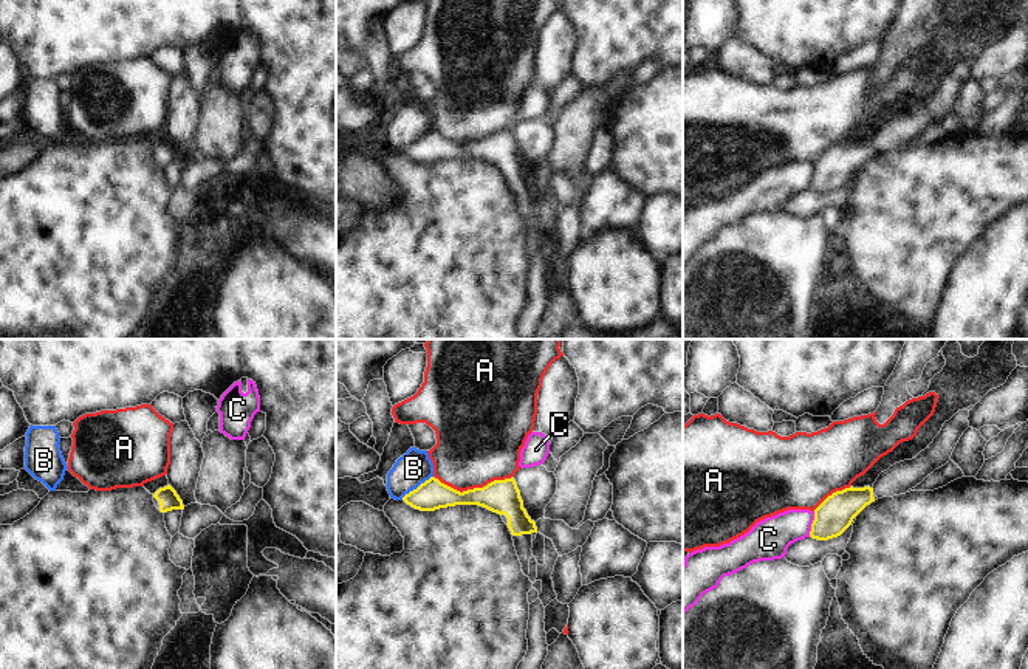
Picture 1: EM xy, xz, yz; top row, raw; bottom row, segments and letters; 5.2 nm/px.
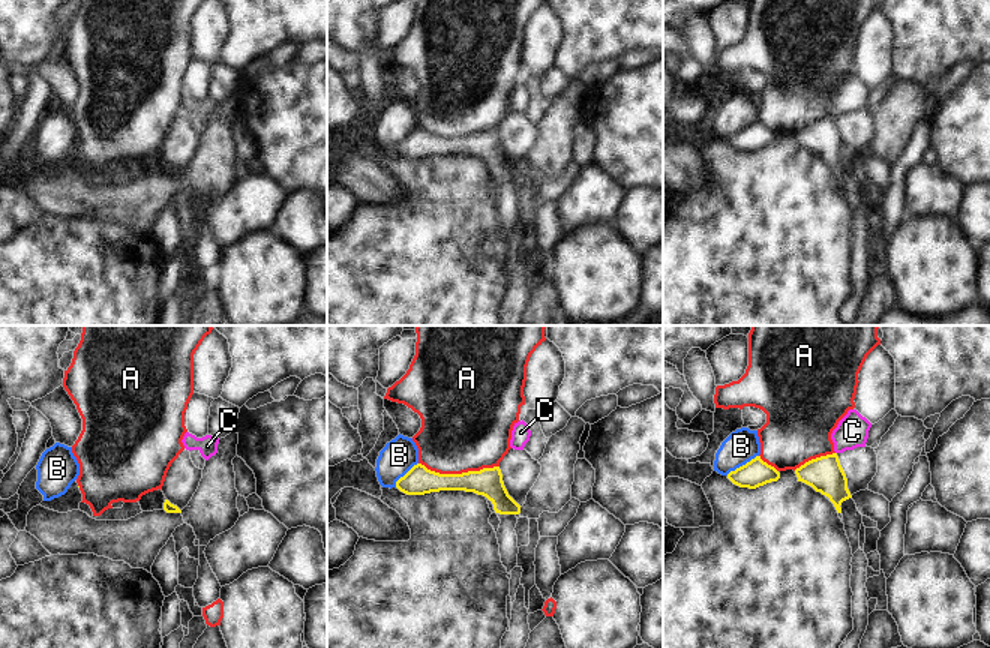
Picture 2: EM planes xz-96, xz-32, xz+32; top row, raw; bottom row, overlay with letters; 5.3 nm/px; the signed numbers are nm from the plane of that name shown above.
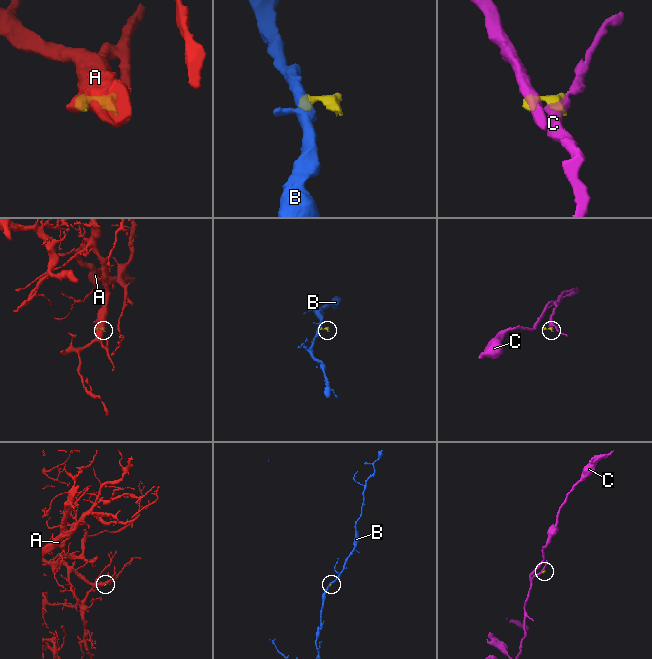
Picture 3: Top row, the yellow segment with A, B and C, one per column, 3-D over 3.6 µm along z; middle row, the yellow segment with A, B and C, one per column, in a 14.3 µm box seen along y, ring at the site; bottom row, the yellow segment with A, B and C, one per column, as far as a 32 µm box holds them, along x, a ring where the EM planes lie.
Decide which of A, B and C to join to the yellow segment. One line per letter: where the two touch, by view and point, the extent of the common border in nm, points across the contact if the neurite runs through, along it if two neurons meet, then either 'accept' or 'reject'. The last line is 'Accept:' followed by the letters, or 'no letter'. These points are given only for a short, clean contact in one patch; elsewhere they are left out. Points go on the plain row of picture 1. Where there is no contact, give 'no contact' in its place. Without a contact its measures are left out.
A: contact xz (474, 141); length 420 nm; border xz (434, 129), (460, 144), (482, 141), (494, 133), (513, 130); reject
B: contact xz (418, 140); length 200 nm; border xz (432, 129), (401, 152); reject
C: contact yz (812, 177); length 140 nm; border yz (815, 164), (808, 189); reject
Accept: no letter

